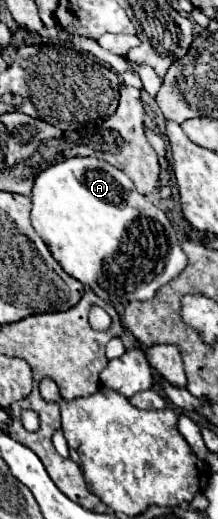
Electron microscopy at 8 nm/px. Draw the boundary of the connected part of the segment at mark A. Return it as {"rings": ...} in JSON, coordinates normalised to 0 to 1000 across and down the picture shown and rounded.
{"rings":[[[330,303],[202,326],[147,360],[138,426],[275,514],[541,599],[596,580],[697,576],[862,507],[771,418],[615,364],[615,353],[569,329],[440,303]]]}

